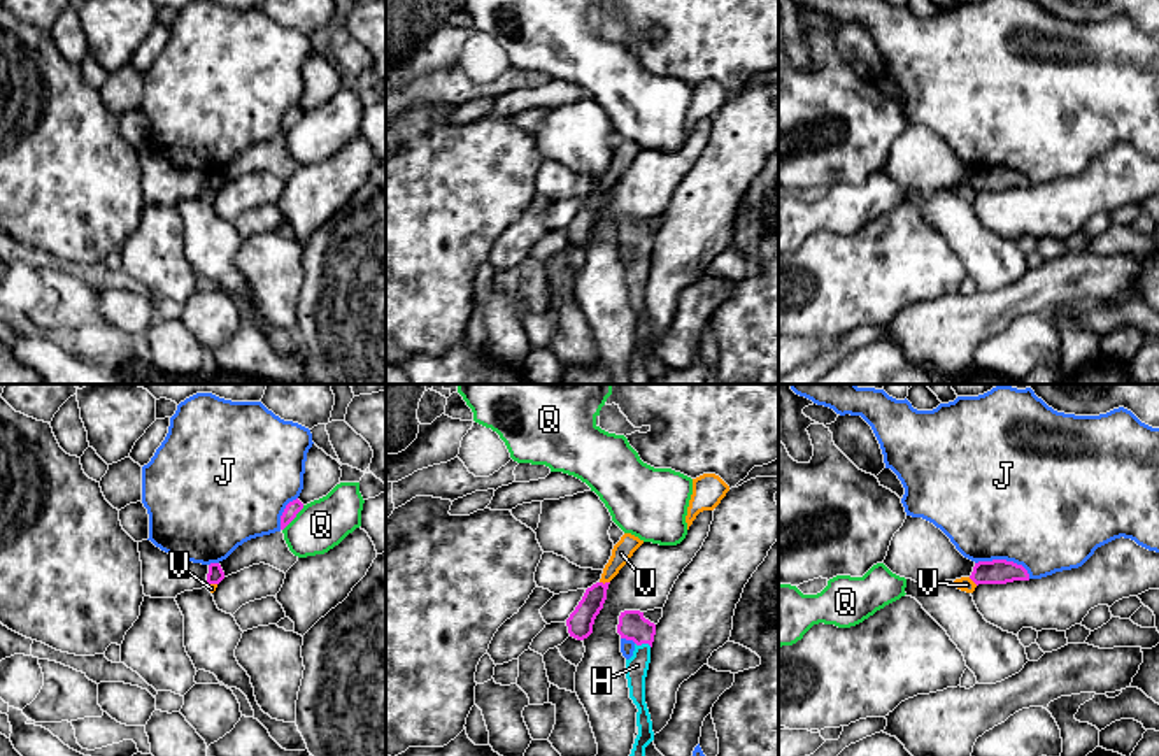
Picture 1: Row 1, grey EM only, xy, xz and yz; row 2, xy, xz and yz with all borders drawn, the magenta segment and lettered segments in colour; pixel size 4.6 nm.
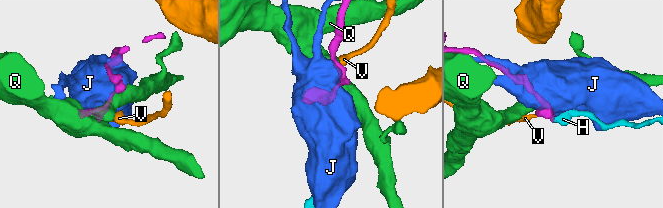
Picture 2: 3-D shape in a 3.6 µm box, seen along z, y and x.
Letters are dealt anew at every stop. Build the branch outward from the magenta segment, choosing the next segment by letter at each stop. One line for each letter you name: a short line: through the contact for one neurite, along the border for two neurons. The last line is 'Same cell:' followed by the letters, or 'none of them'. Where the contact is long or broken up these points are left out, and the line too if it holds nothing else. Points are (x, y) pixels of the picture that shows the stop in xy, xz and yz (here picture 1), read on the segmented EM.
Same cell: H

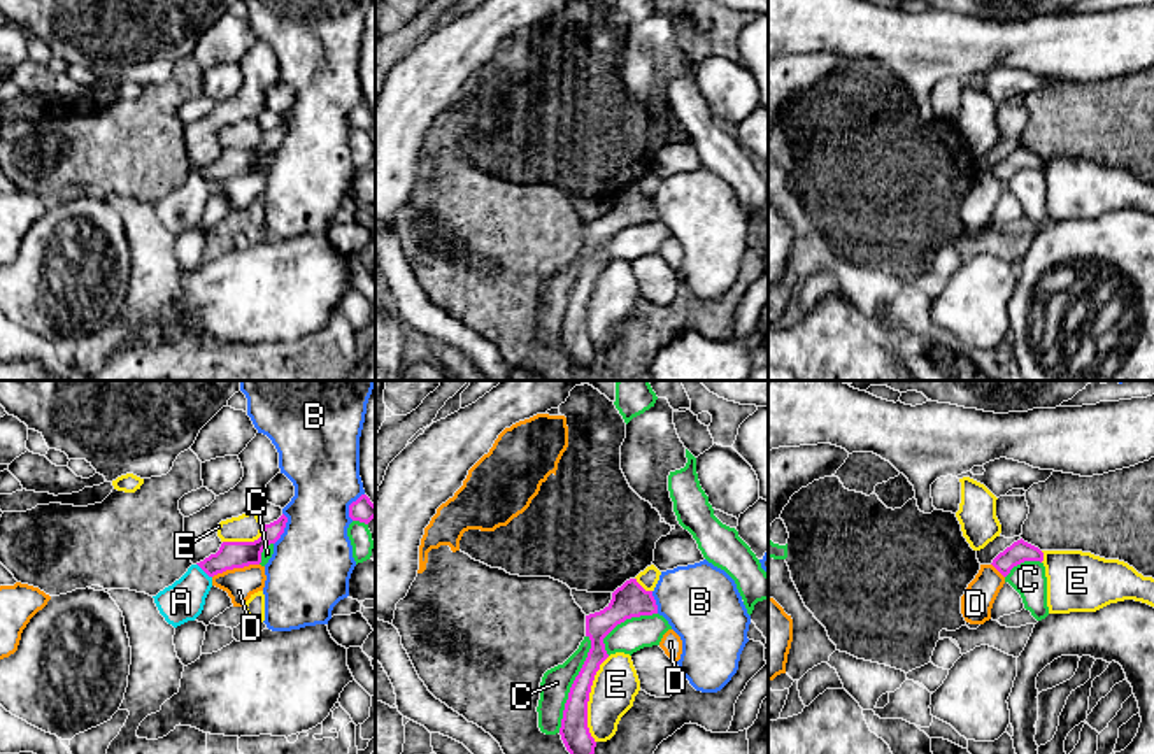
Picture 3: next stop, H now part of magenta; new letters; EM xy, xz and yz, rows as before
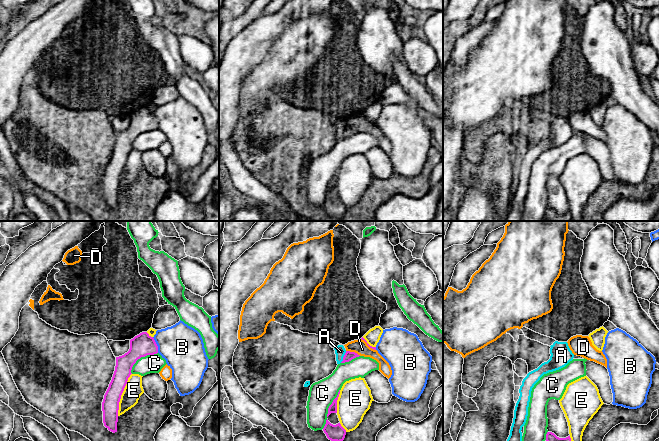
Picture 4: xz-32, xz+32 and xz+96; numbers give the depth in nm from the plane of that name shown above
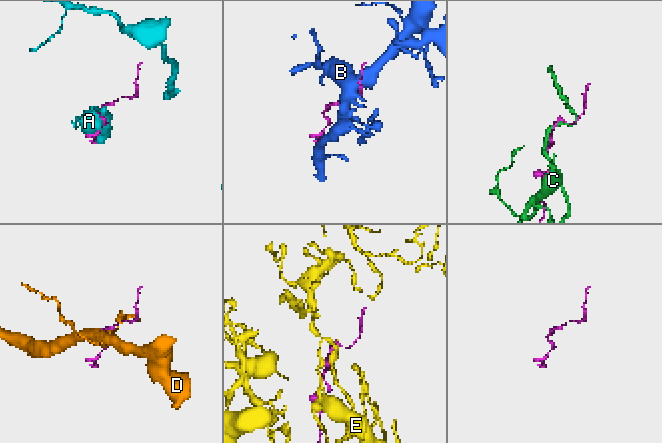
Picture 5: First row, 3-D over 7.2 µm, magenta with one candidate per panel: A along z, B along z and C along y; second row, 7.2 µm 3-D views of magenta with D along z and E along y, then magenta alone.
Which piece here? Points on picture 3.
Same cell: none of them

